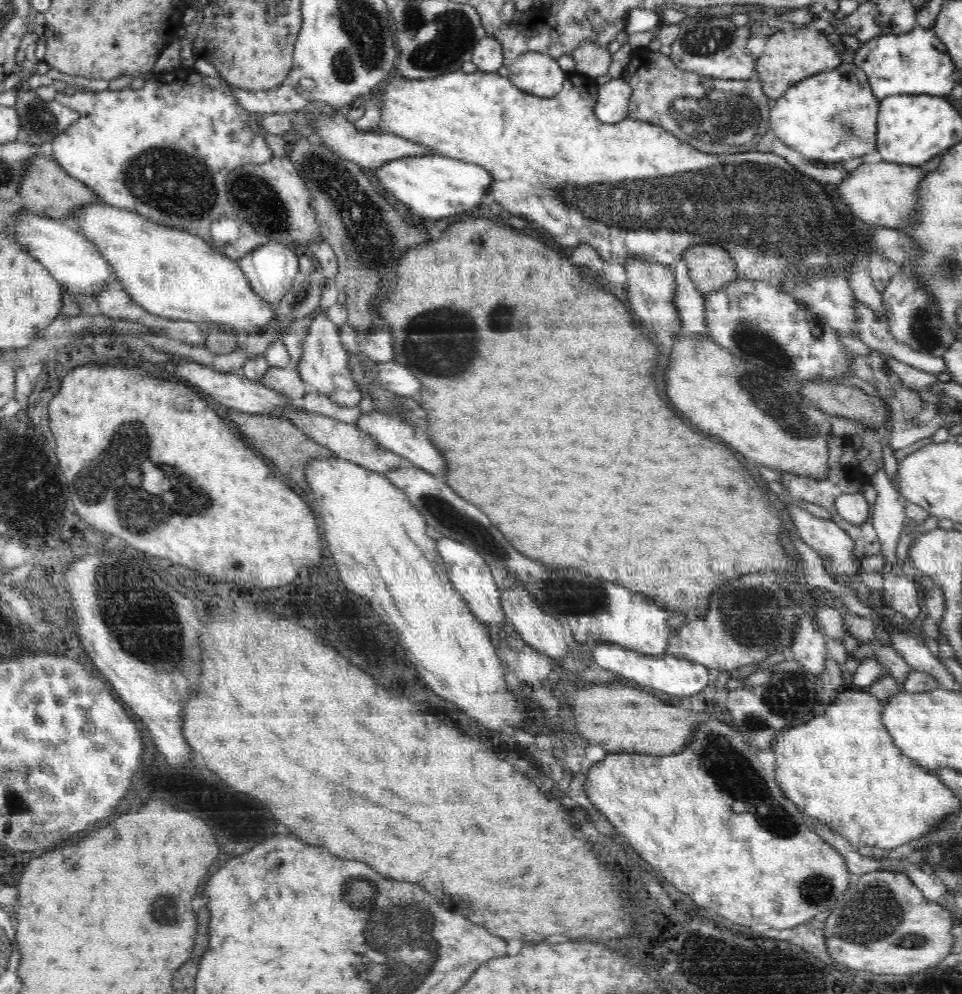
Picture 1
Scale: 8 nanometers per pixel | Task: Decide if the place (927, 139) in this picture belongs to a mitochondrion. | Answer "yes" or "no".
no

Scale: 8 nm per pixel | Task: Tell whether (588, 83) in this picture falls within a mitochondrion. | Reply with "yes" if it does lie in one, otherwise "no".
no

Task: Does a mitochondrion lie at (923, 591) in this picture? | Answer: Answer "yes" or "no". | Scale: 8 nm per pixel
no

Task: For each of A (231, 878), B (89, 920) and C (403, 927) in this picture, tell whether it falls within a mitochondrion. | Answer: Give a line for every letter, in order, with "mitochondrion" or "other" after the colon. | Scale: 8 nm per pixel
A: other
B: other
C: mitochondrion

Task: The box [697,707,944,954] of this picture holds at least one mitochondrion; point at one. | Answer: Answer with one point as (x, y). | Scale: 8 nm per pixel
(875, 913)

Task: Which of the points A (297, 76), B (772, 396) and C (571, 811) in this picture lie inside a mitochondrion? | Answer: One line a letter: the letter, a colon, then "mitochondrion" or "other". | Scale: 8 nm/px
A: other
B: mitochondrion
C: other

